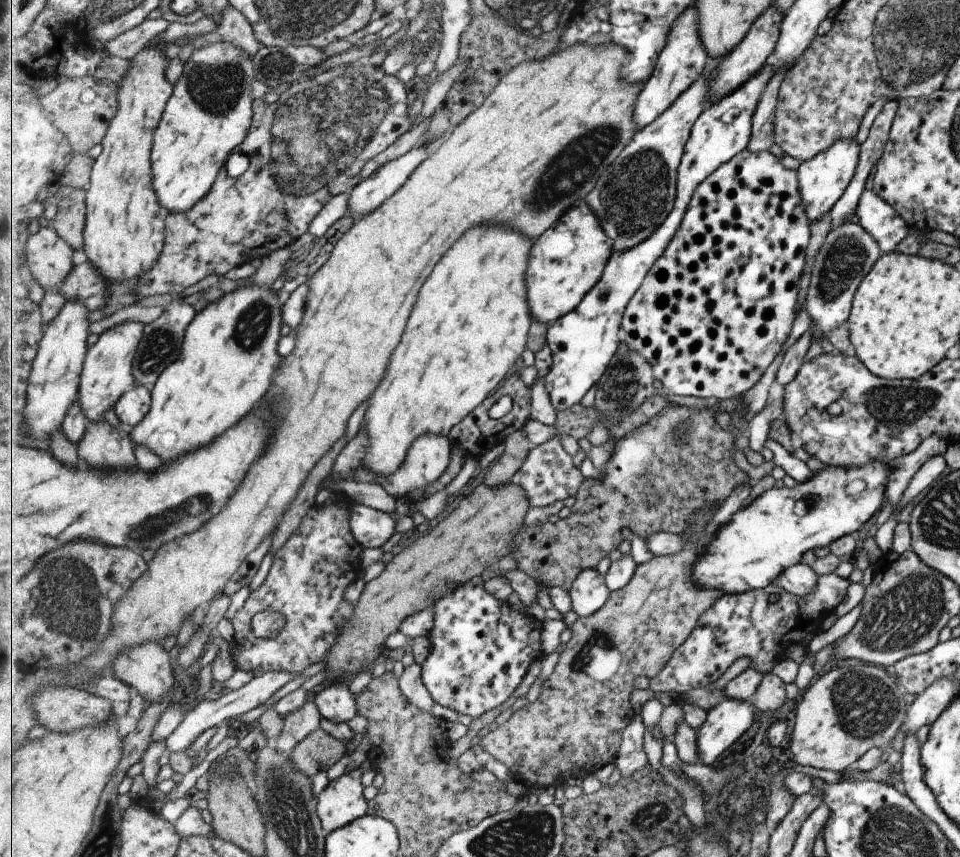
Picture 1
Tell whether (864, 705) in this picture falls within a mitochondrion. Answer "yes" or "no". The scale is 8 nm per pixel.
yes

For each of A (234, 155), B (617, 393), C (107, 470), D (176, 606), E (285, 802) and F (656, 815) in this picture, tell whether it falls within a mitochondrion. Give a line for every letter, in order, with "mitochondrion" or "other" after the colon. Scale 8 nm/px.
A: other
B: mitochondrion
C: other
D: other
E: mitochondrion
F: mitochondrion

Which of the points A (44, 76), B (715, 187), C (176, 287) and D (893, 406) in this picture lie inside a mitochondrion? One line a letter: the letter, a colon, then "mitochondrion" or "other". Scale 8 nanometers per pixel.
A: other
B: other
C: other
D: mitochondrion

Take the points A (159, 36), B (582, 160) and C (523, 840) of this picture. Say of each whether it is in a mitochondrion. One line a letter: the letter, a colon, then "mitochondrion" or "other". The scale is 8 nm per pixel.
A: other
B: mitochondrion
C: mitochondrion

